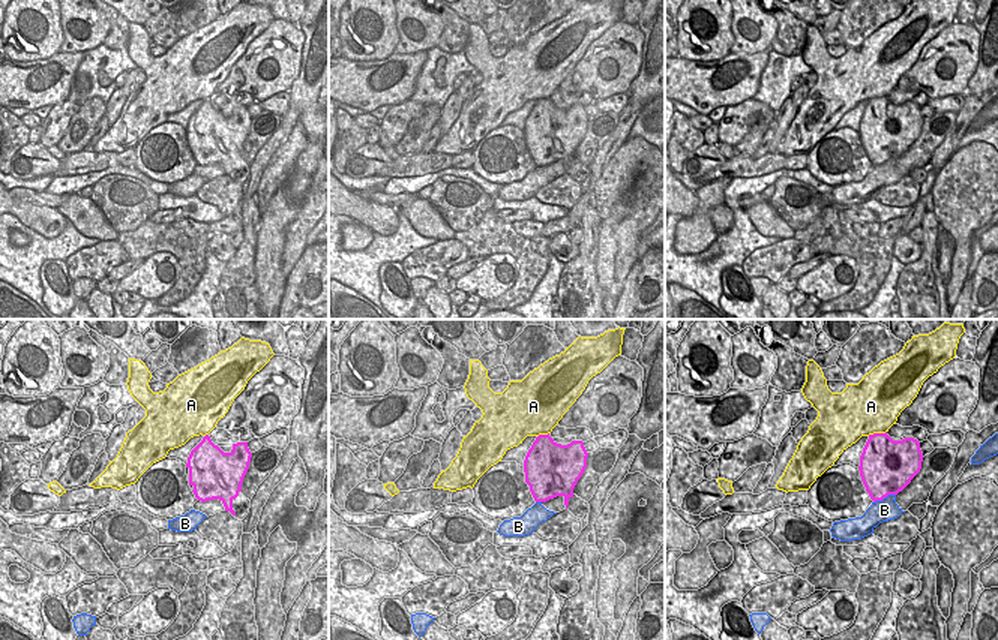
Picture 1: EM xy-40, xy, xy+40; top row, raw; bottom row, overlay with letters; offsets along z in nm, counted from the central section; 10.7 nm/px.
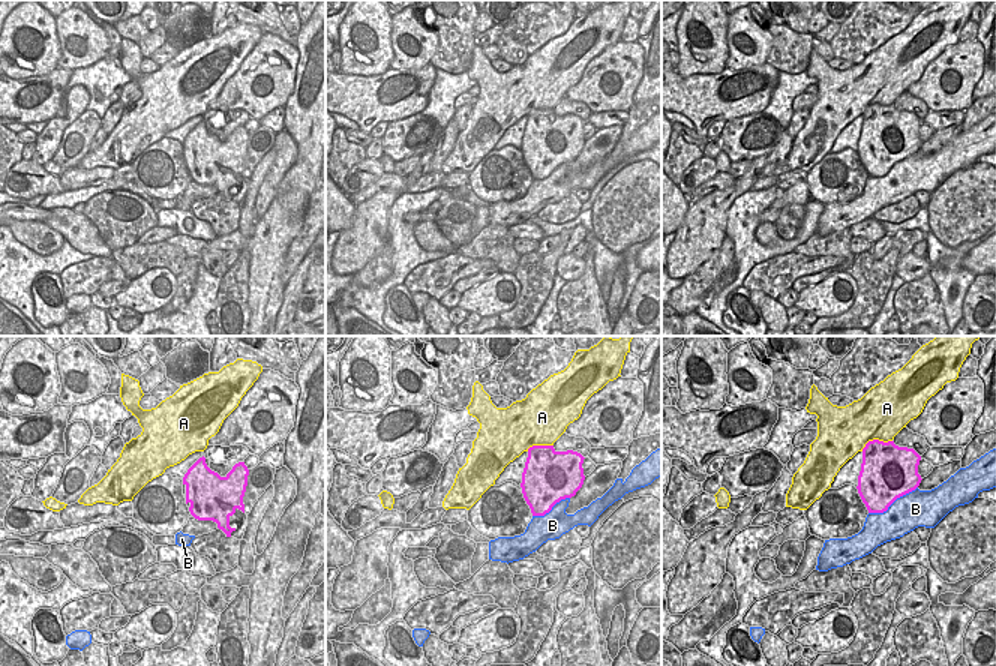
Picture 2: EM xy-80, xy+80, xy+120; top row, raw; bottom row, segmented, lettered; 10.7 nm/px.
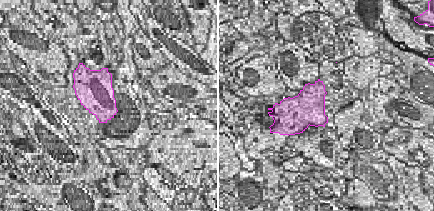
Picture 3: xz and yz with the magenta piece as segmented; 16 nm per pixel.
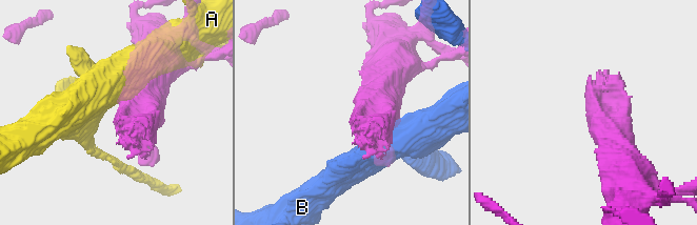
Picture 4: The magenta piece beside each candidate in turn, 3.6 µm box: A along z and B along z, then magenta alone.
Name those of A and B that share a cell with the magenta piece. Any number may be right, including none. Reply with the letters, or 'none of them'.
none of them

